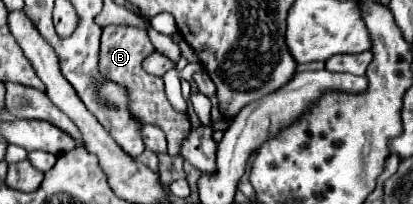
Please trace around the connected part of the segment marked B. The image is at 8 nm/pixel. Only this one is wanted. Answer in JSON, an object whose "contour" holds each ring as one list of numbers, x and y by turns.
{"contour":[[110,25,102,29,102,45,100,45,100,71,106,79,124,85,130,91,130,111,138,115,144,123,154,123,166,133,168,139,168,155,178,157,180,145,190,133,190,121,186,113,178,113,164,93,164,81,156,75,150,75,142,69,142,61,146,55,154,51,154,45,148,39,148,33,140,27,118,27]]}

